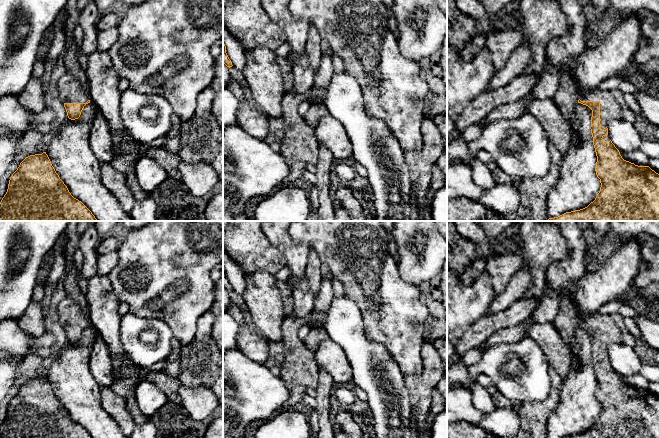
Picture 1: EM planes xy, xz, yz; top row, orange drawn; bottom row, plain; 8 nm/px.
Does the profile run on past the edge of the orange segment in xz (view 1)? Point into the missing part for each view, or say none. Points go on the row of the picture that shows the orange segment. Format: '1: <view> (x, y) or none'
1: none

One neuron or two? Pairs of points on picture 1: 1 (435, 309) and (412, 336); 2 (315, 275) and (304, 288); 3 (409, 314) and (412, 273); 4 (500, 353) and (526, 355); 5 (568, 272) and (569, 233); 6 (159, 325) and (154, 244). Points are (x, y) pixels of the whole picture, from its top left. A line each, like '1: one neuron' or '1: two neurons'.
1: two neurons
2: two neurons
3: two neurons
4: one neuron
5: one neuron
6: two neurons

